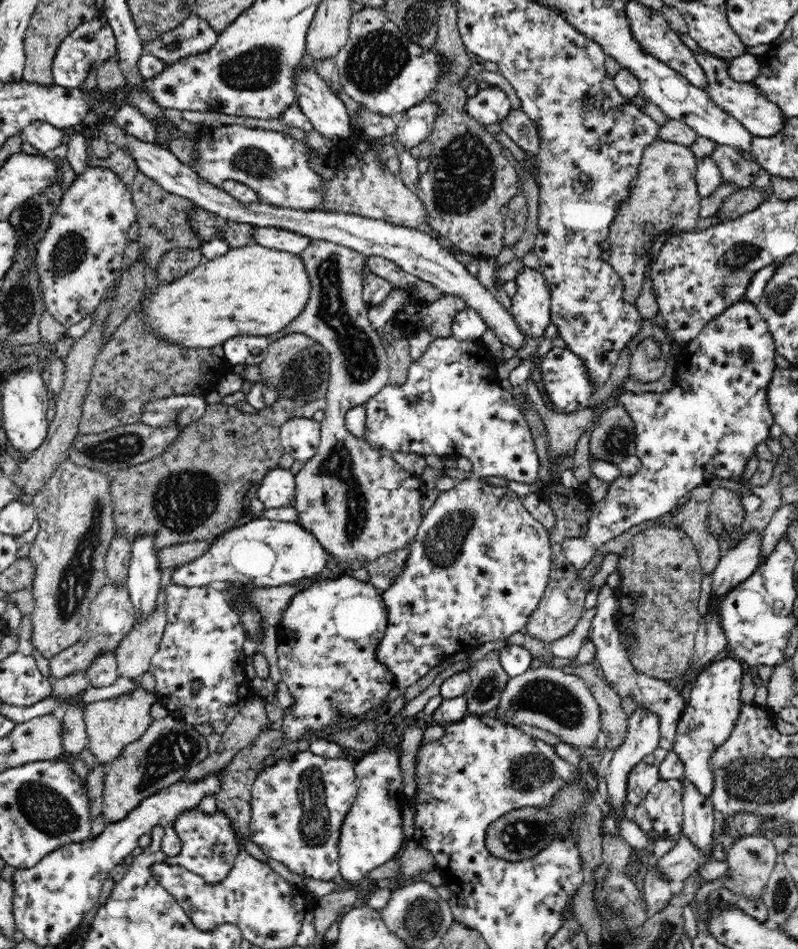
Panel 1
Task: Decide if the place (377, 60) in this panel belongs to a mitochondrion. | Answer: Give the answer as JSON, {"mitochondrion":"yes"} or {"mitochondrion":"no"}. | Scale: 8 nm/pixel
{"mitochondrion":"yes"}

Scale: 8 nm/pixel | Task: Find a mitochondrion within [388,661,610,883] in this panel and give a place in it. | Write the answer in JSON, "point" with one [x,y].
{"point":[544,697]}

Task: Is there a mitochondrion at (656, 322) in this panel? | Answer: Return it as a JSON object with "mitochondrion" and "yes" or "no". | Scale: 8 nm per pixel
{"mitochondrion":"no"}

